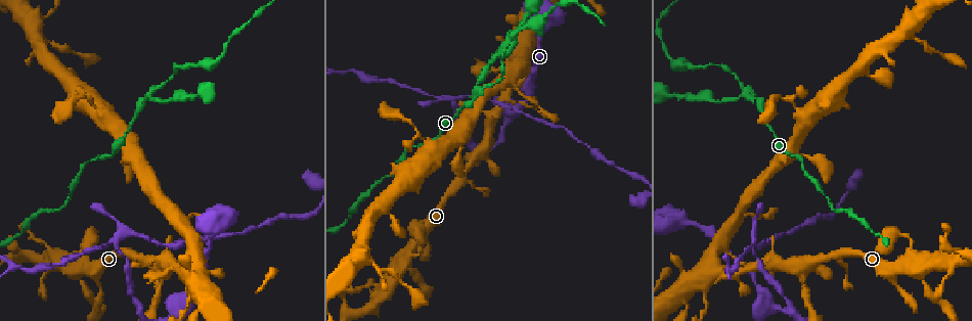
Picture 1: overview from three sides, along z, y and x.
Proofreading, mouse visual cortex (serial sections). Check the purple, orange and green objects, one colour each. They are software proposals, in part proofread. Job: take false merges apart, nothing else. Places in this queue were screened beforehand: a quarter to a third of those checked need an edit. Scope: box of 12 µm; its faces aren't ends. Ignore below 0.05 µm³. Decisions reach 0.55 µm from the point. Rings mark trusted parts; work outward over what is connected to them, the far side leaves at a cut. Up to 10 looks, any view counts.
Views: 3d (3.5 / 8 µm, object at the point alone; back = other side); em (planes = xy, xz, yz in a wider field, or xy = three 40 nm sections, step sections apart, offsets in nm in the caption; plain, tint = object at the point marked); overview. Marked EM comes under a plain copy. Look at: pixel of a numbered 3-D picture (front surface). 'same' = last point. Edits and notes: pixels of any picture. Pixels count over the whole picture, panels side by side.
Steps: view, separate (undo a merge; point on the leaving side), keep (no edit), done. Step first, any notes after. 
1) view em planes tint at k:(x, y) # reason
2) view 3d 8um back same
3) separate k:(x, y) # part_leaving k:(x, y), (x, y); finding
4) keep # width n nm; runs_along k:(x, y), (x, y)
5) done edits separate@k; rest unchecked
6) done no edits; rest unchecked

view 3d 3.5um at 1:(752, 98) # a fork

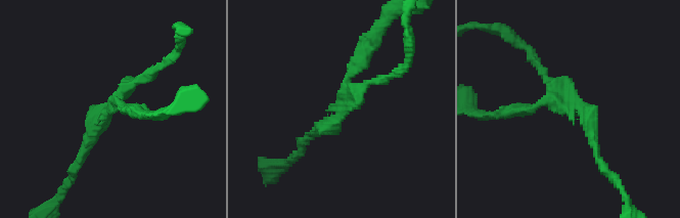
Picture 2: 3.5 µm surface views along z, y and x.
view em planes tint at 2:(574, 105) # arms 3; arm_widths 150, 150, 150 nm

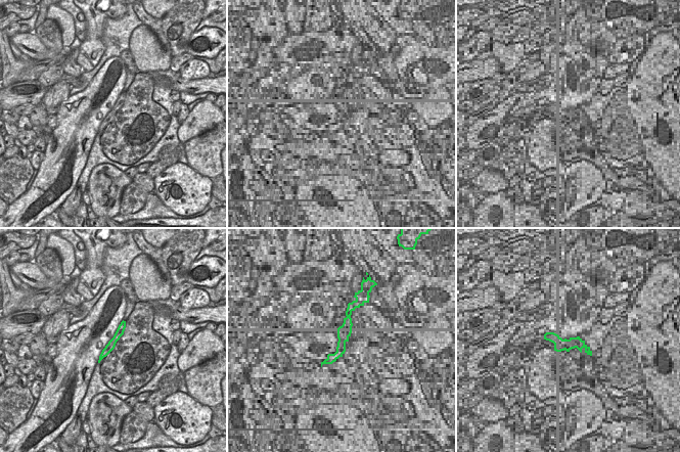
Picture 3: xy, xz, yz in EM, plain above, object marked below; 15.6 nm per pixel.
separate 2:(361, 46) # part_leaving 2:(349, 76), (383, 20); two cells meet here

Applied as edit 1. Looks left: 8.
view overview

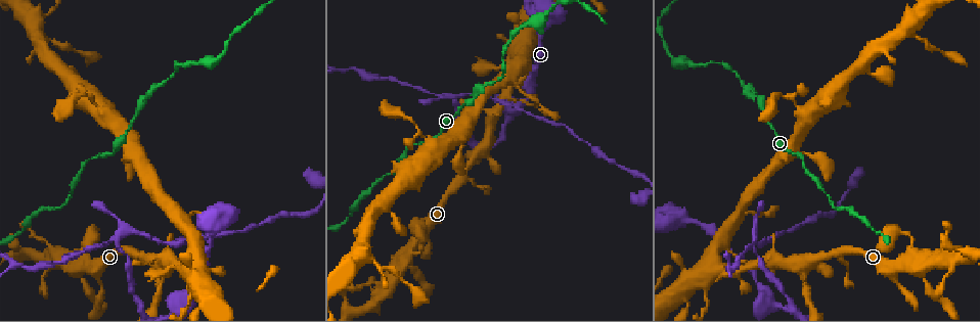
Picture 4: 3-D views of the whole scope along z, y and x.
view 3d 3.5um back at 4:(669, 56) # calibre changes

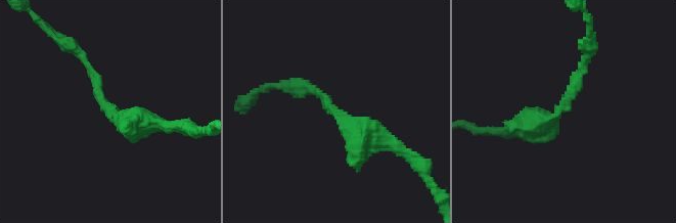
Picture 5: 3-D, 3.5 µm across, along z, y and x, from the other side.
view em xy step 1 tint at 5:(563, 107) # arm_widths 150, 300 nm

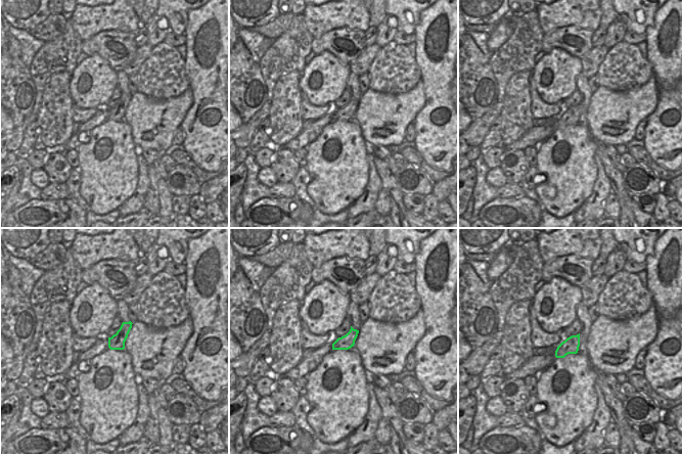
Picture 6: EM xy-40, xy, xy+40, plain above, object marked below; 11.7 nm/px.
keep # runs_along 5:(161, 127), (117, 117), (79, 54); continuous, no second cell

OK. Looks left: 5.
view 3d 3.5um at 4:(115, 244) # four-way junction

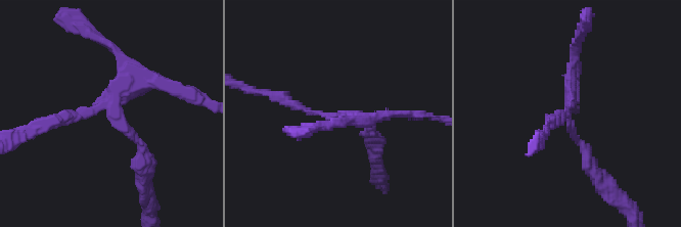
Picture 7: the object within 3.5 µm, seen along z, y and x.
view em xy step 5 tint at 7:(114, 109) # arms 4; arm_widths 150, 150, 200, 200 nm

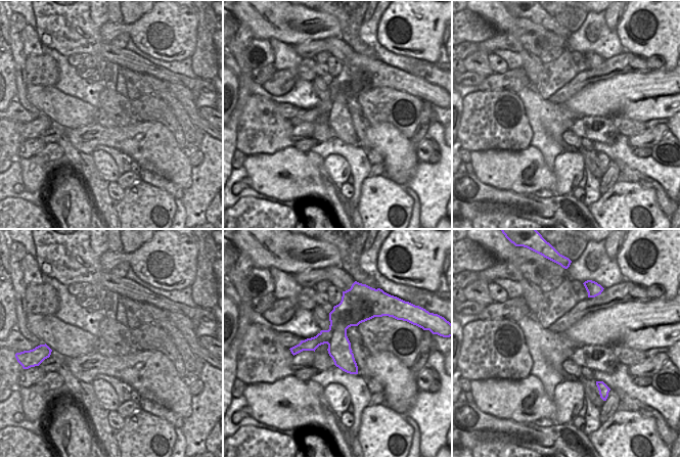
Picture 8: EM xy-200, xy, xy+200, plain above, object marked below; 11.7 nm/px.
separate 7:(568, 79) # two cells meet here

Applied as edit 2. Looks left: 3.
view overview # redraw

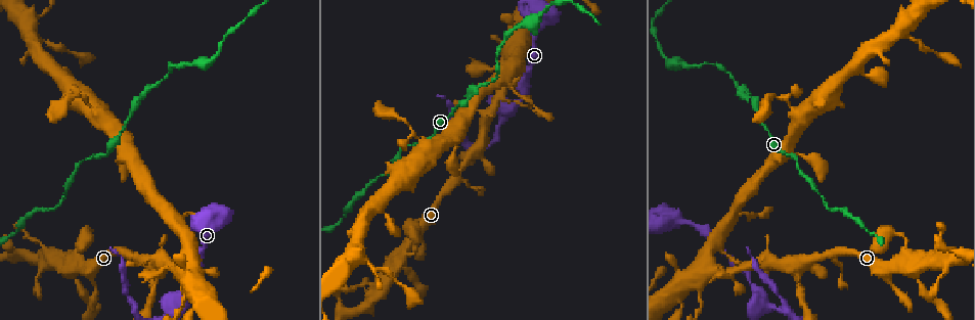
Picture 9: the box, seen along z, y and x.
view 3d 3.5um at 9:(712, 269) # abrupt turn

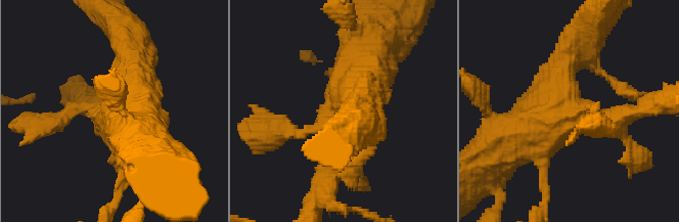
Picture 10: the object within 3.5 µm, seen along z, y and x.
view em xy step 2 tint at 10:(584, 112)

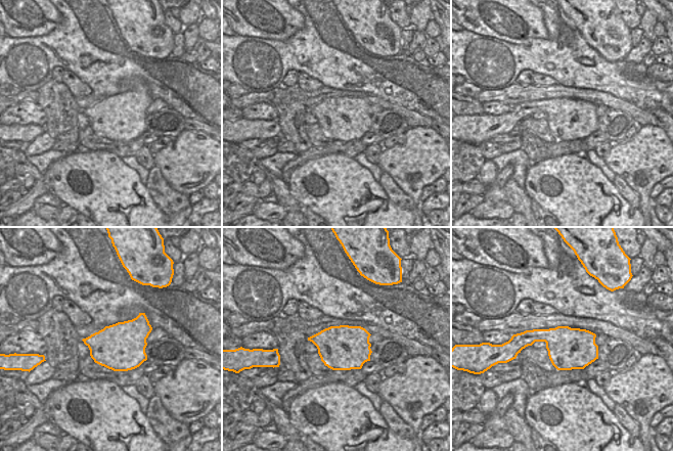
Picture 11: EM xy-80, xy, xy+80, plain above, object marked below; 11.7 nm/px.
keep # width 550 nm; runs_along 10:(625, 116), (561, 106), (575, 50); one cell here

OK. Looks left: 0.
done edits separate@2, separate@7; rest unchecked

